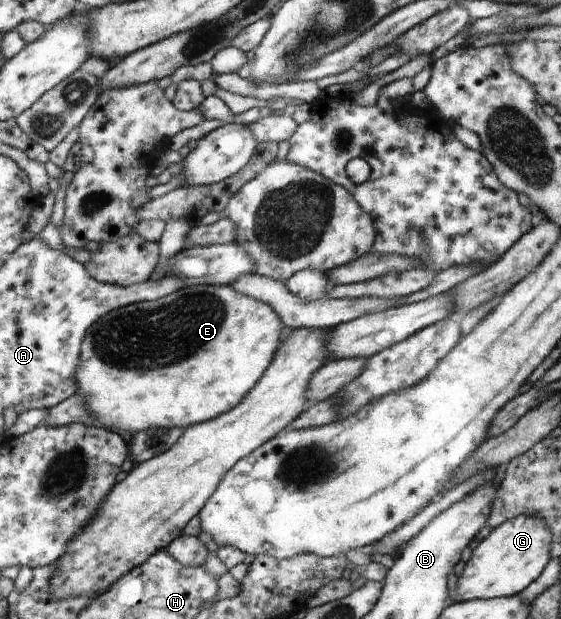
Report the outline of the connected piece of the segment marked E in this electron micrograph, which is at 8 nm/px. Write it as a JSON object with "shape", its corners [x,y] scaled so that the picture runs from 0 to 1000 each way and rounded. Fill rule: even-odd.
{"shape":[[[344,460],[280,485],[255,486],[196,502],[194,507],[182,512],[182,522],[175,522],[175,528],[168,528],[168,535],[160,535],[160,548],[153,548],[153,567],[146,567],[146,586],[153,586],[153,599],[146,599],[146,635],[139,632],[139,638],[150,645],[157,664],[168,670],[168,677],[175,677],[173,687],[210,703],[221,700],[221,703],[239,706],[250,696],[271,691],[307,693],[307,690],[316,690],[330,695],[333,690],[364,683],[410,664],[435,645],[442,632],[469,609],[478,590],[485,586],[506,530],[503,517],[480,493],[453,480],[428,477],[408,460]]]}

